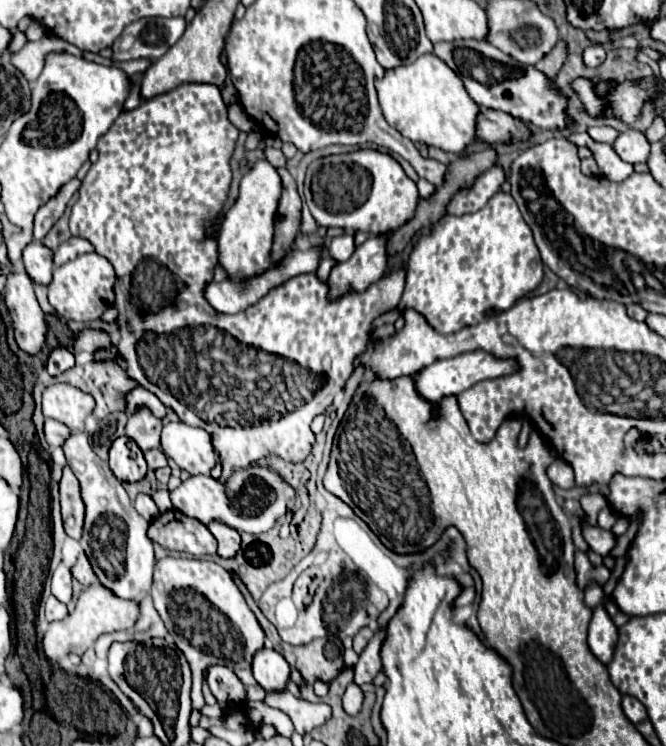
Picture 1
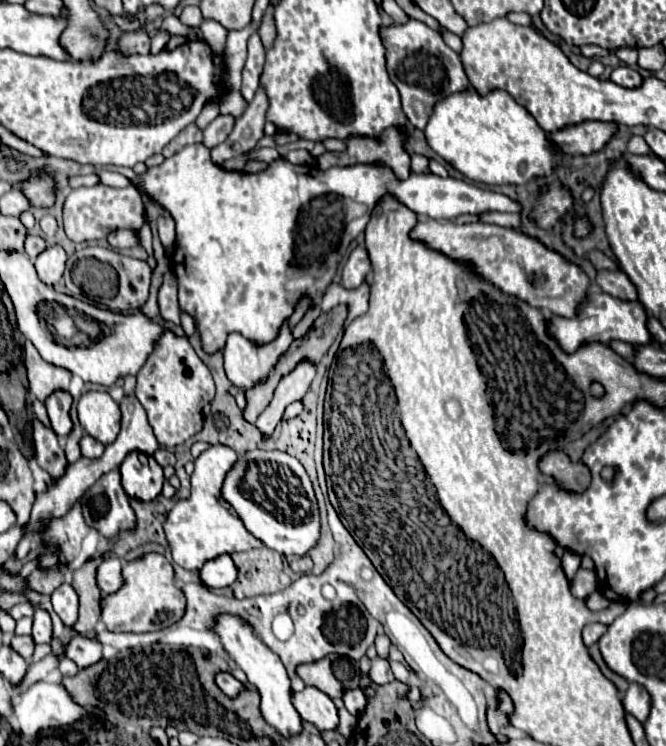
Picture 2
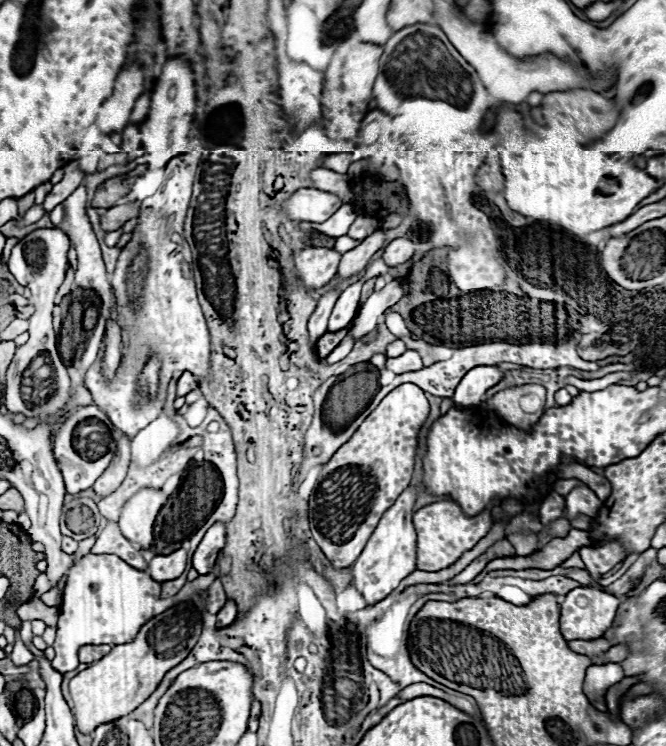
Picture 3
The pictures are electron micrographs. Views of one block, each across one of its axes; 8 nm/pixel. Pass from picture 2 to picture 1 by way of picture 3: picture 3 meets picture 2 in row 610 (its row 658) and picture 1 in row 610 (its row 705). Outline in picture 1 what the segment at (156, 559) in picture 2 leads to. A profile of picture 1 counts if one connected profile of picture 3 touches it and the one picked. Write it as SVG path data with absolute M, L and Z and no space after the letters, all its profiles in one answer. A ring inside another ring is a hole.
M96 582L96 584L92 584L92 586L88 586L80 592L76 608L74 608L72 614L68 614L60 622L50 624L50 628L48 628L48 632L44 634L44 640L42 640L44 654L52 662L58 662L60 658L68 656L70 652L82 656L88 648L94 646L98 636L102 636L106 632L132 628L138 618L140 618L140 604L138 602L122 600L116 594L110 594L110 590L106 590L106 586Z

